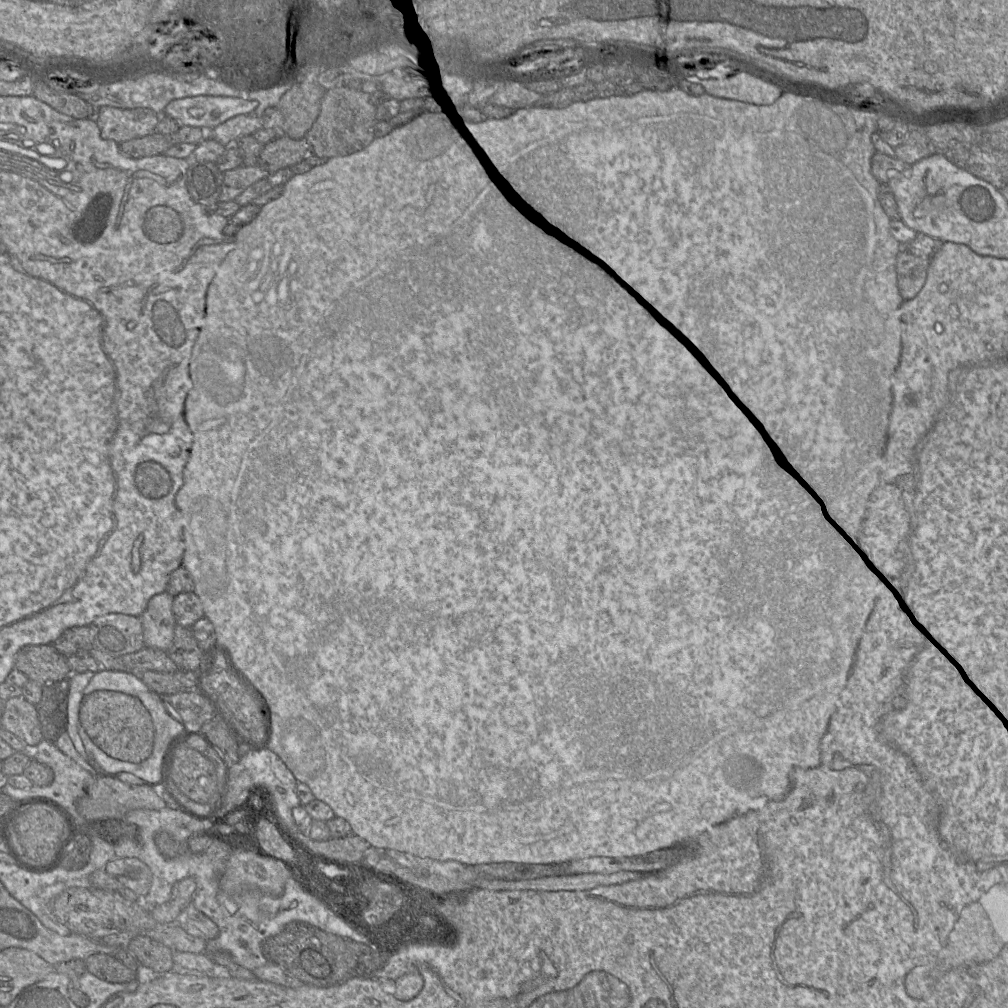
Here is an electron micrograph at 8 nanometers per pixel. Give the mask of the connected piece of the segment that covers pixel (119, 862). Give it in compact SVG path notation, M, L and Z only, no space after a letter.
M119 858L109 861L104 870L139 897L144 897L150 890L153 880L152 872L137 858Z

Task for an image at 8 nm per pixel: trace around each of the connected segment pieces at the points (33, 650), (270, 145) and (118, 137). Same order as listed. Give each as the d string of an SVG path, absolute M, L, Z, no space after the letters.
M53 644L22 648L16 655L15 668L41 685L69 679L72 674L67 658Z
M281 134L264 145L258 164L272 173L303 161L310 153L311 146L305 138L293 139Z
M103 106L96 110L95 121L102 138L119 144L155 132L160 115L149 108Z

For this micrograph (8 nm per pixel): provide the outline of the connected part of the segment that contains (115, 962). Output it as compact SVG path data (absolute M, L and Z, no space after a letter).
M93 954L85 960L88 972L110 983L128 983L137 978L136 971L126 967L113 955Z

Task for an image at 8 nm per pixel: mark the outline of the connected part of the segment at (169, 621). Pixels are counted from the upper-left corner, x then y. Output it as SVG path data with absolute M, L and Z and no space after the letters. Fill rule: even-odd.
M167 591L153 596L140 616L145 647L167 651L174 639L174 597Z

